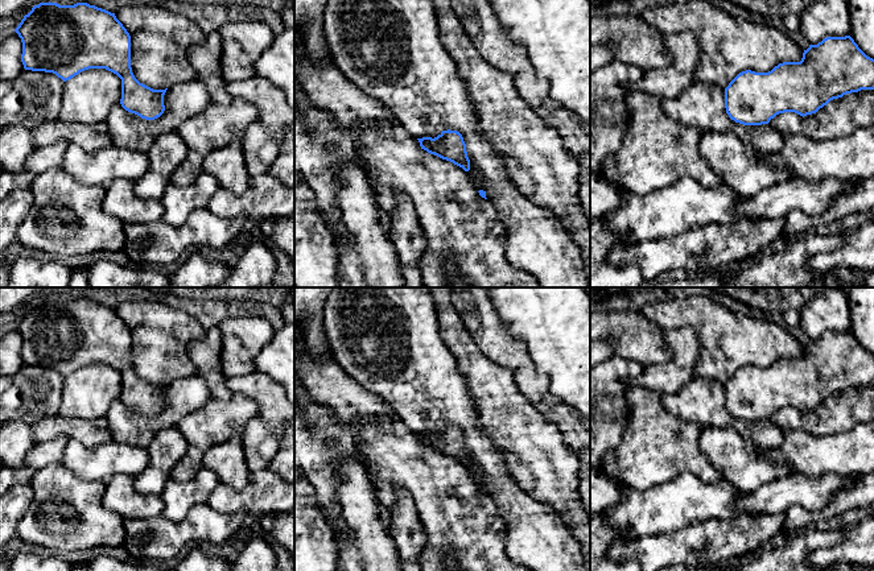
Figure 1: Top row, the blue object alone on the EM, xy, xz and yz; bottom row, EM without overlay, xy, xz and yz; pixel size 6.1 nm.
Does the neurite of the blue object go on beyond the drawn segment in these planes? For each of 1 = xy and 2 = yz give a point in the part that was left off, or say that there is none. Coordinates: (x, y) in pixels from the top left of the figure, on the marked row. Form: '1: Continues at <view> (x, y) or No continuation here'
1: No continuation here
2: No continuation here

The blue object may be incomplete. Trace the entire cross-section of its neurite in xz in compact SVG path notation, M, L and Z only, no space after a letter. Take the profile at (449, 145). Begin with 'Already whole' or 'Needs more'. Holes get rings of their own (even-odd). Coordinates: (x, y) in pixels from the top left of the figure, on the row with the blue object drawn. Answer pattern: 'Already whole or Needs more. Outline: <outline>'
Already whole. Outline: M442 131L437 137L417 138L421 149L434 154L442 160L450 161L462 167L465 171L470 170L470 160L466 152L463 137L457 131Z

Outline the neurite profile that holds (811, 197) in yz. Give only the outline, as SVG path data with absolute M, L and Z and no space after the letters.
M792 177L741 202L737 211L739 215L763 220L782 219L793 210L819 216L829 208L834 196L850 193L854 186L854 182L836 178L812 181Z

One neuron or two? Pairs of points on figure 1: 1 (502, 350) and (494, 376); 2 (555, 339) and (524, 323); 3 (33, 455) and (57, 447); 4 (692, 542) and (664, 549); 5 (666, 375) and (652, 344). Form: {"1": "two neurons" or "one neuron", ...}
{"1": "two neurons", "2": "one neuron", "3": "one neuron", "4": "one neuron", "5": "two neurons"}

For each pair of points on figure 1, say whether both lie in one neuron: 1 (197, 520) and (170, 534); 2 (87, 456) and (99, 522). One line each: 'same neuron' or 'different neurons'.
1: same neuron
2: different neurons

